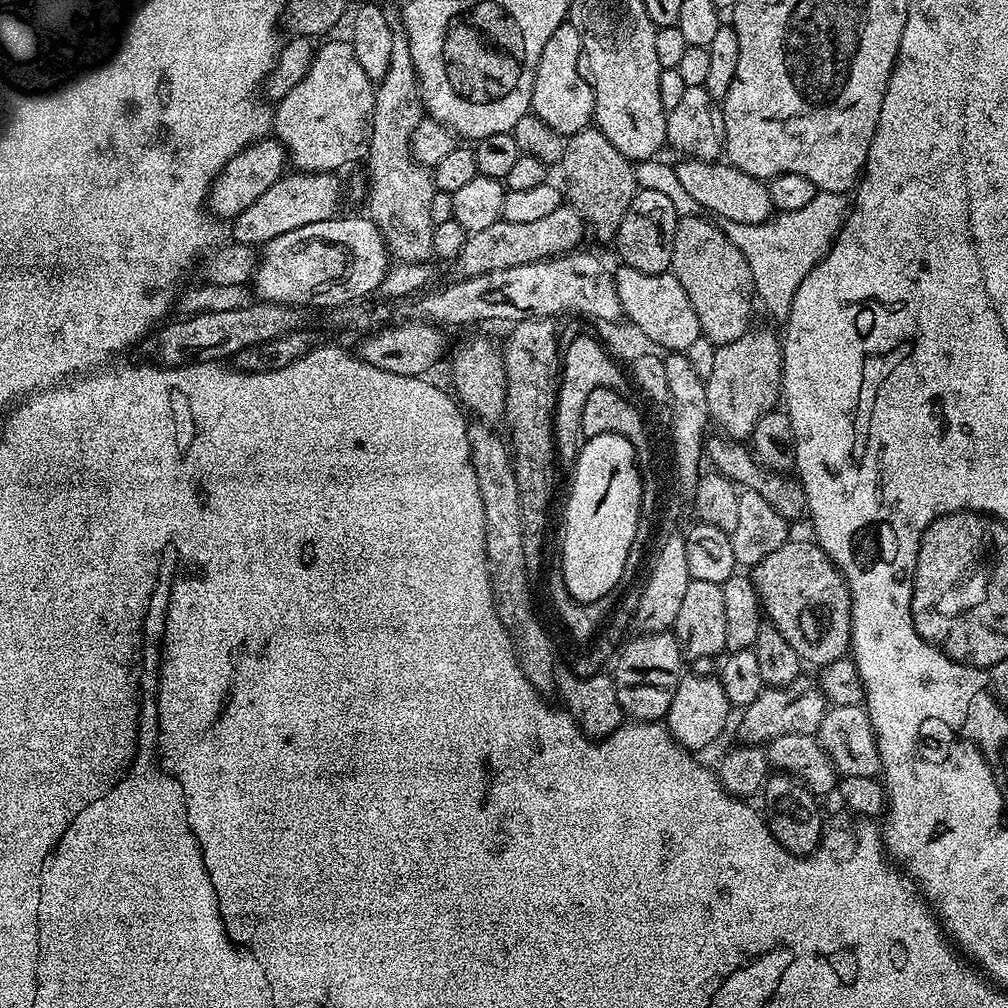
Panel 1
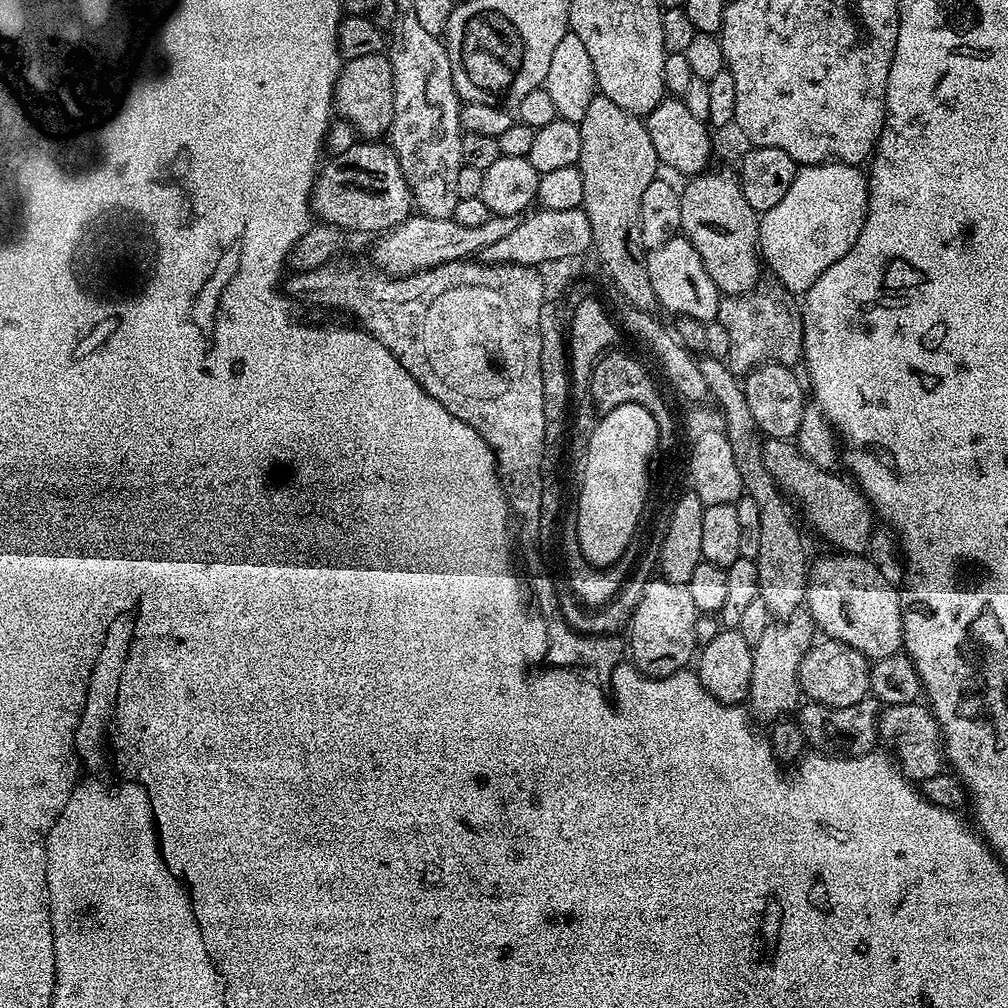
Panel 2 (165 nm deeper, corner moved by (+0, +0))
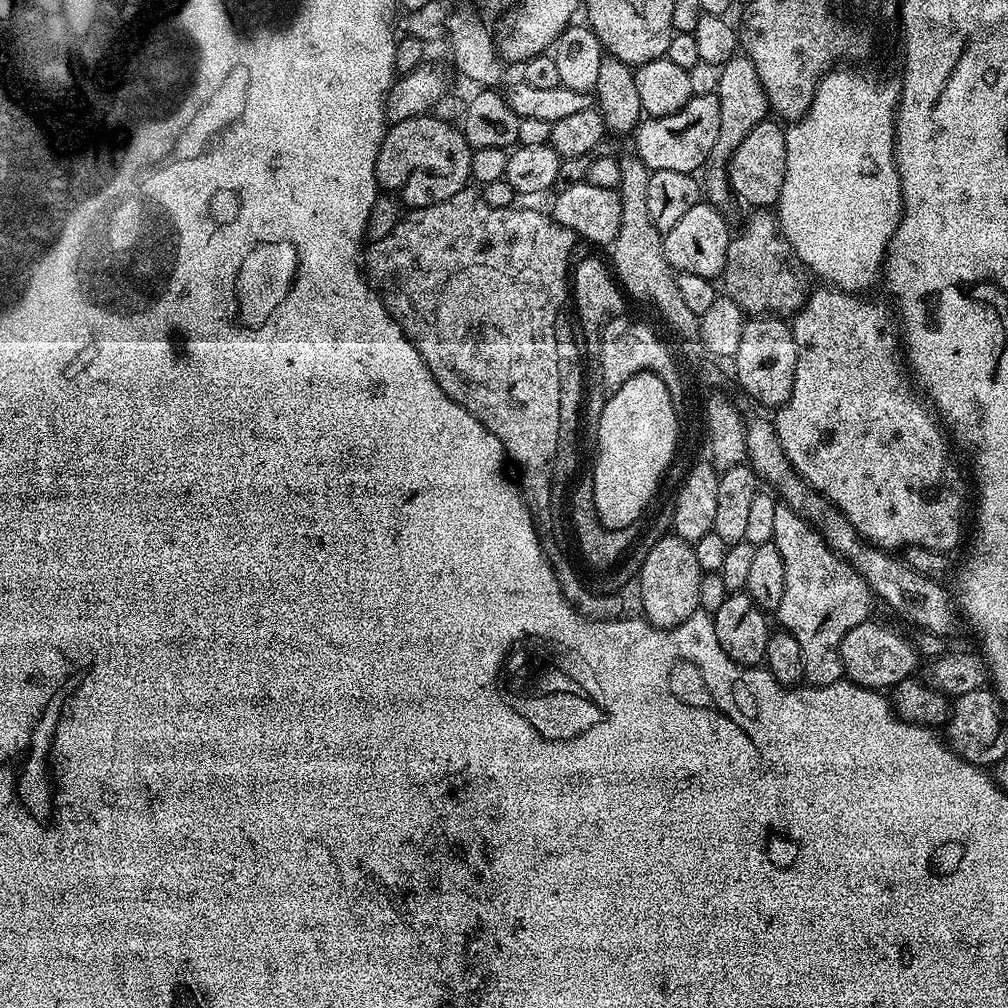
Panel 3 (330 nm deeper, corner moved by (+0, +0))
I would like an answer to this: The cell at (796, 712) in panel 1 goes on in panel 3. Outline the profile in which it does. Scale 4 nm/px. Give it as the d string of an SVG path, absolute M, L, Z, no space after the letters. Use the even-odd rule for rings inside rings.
M863 620L858 626L846 630L840 643L840 667L851 683L863 688L891 690L915 673L912 671L922 656L917 645L912 645L902 633L884 624L875 624L874 620Z

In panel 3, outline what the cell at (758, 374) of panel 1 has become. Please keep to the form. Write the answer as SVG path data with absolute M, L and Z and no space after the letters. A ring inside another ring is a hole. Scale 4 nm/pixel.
M764 210L753 211L740 233L729 239L722 273L723 291L745 314L775 314L784 318L799 312L806 299L806 287L796 273L792 249L780 230L777 217L768 214Z

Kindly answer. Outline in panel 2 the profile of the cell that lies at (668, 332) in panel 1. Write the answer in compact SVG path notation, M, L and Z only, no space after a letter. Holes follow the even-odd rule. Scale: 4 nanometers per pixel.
M677 234L670 237L665 244L651 249L644 261L646 274L650 274L650 286L654 286L657 305L668 312L673 312L673 317L689 316L705 322L716 320L720 309L722 294L702 266L702 258L698 250L689 242L687 236Z

